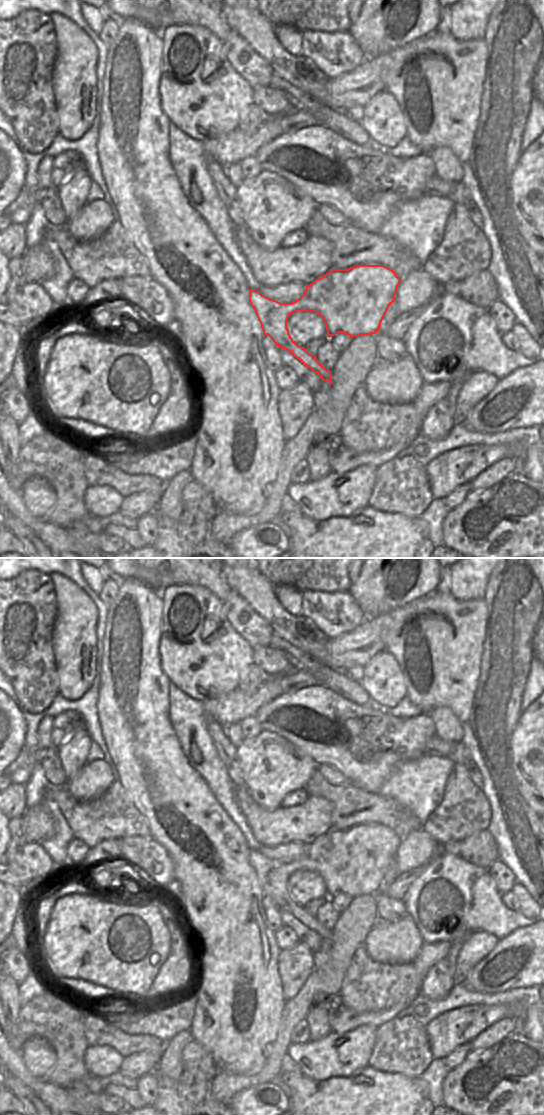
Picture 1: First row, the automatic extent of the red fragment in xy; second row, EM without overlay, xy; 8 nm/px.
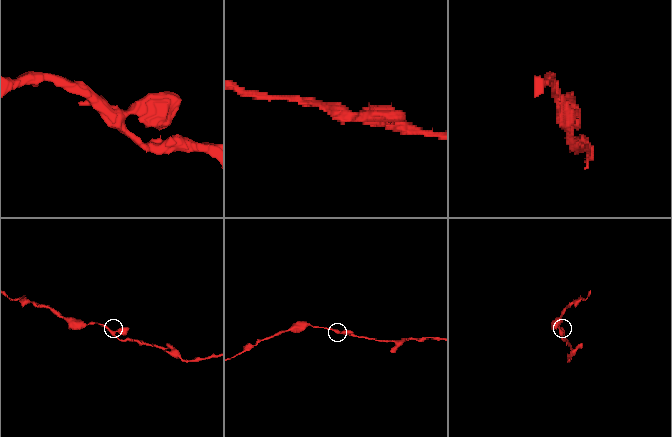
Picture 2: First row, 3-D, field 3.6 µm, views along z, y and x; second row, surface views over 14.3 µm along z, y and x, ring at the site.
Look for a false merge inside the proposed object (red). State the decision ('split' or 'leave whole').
leave whole

